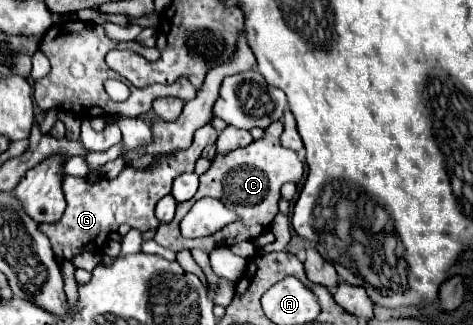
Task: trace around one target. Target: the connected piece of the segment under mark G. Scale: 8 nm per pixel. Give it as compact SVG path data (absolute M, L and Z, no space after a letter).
M208 121L204 127L200 127L196 131L194 143L190 145L190 149L186 149L182 153L172 153L170 157L162 157L162 161L158 161L158 169L154 169L154 173L126 169L116 179L100 177L94 185L86 183L86 179L80 179L80 177L64 177L64 183L62 183L62 189L66 195L64 217L54 225L40 227L50 237L56 257L60 261L62 261L62 257L72 259L78 253L82 253L84 249L98 253L100 249L104 249L104 245L108 241L108 233L116 231L122 223L128 223L132 229L138 229L138 231L156 229L158 227L156 217L154 217L156 203L170 193L172 181L178 175L194 171L194 163L202 155L202 149L206 145L212 145L216 141L216 137L218 137L218 131Z

